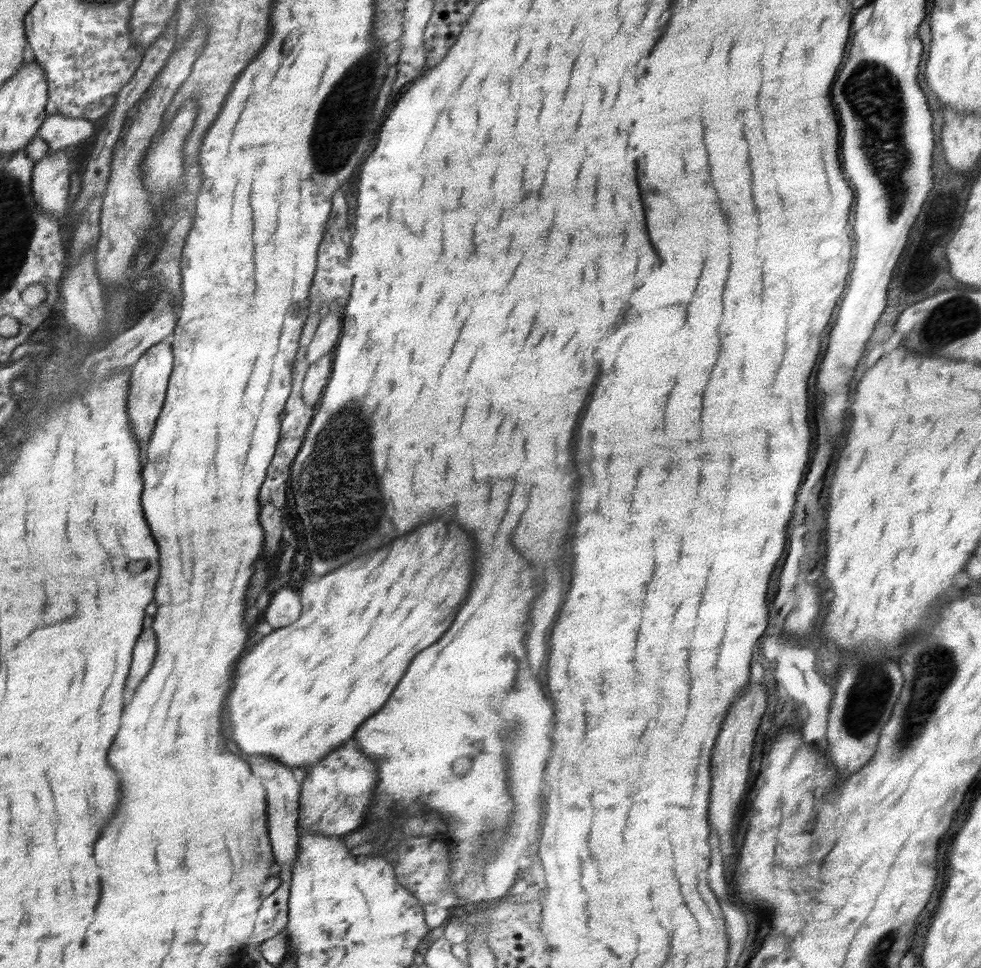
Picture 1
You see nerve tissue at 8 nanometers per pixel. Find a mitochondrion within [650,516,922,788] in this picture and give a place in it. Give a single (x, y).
(870, 695)

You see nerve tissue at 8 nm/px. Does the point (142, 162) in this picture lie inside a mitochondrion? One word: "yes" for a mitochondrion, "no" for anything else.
no

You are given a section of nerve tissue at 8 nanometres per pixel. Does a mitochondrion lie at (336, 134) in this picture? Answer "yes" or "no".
yes

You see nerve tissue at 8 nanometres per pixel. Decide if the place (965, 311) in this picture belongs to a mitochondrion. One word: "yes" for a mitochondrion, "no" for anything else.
yes

